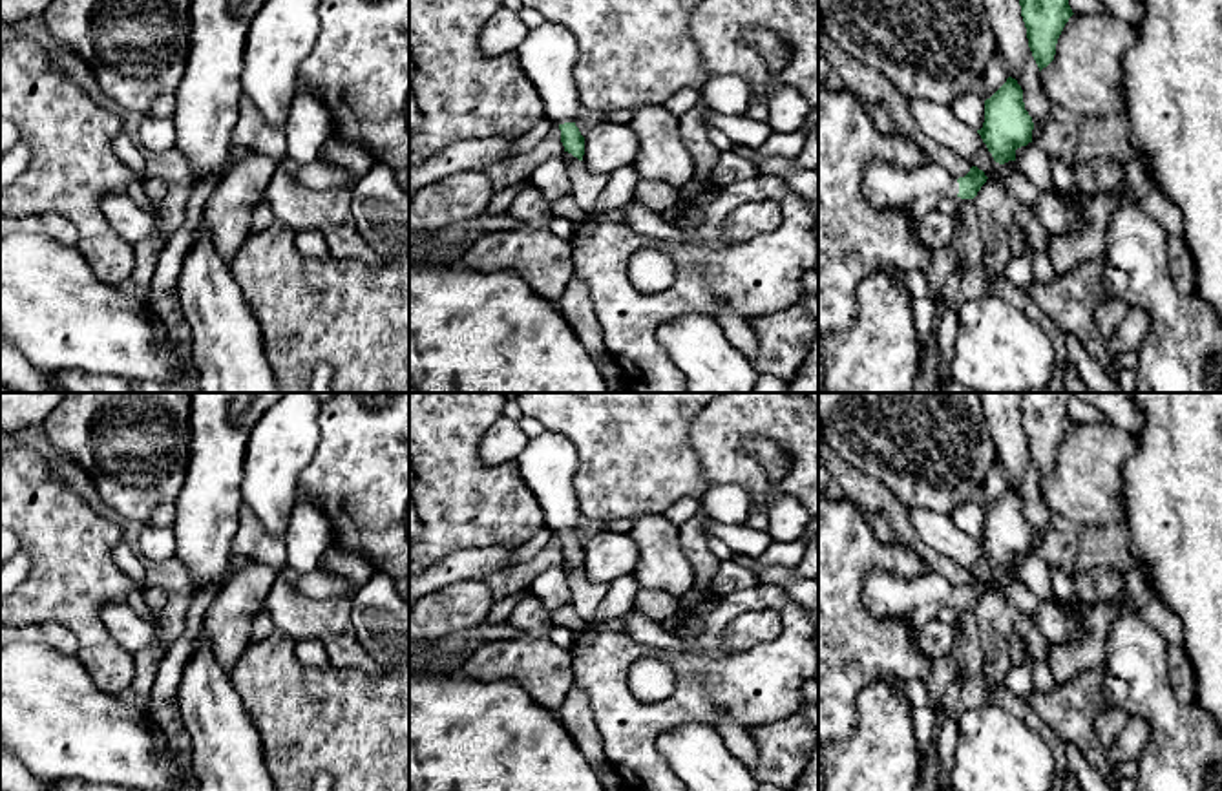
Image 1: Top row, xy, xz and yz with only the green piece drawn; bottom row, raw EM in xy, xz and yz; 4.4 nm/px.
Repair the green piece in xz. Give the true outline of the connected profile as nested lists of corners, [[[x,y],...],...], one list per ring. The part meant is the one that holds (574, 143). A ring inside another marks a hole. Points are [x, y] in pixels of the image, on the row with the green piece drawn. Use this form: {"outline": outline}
{"outline": [[[543,22],[528,31],[515,55],[539,91],[546,117],[559,126],[564,152],[583,161],[585,137],[574,122],[581,108],[574,82],[575,37],[563,26]]]}

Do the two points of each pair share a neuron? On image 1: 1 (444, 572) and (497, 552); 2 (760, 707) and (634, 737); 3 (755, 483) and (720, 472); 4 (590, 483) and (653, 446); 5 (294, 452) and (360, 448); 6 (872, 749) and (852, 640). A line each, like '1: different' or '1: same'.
1: same
2: same
3: same
4: same
5: different
6: different

